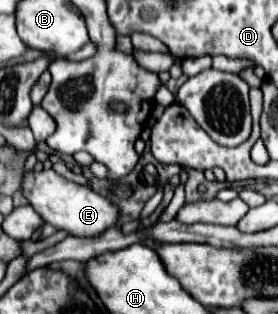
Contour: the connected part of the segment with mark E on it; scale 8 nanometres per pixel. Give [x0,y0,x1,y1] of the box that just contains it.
[23,170,121,238]

